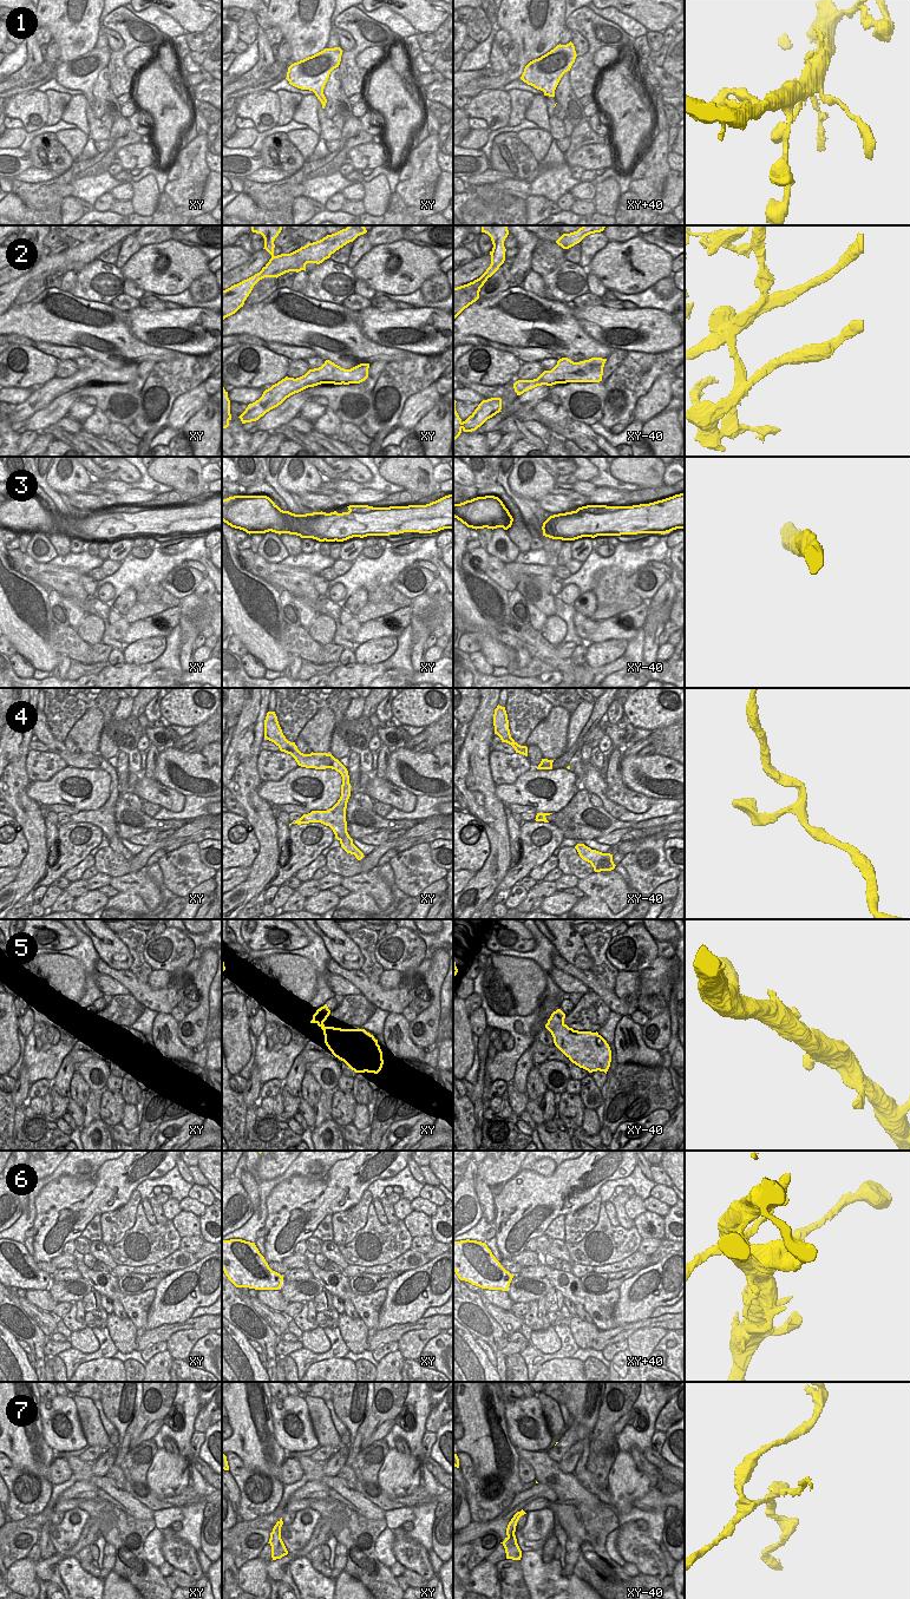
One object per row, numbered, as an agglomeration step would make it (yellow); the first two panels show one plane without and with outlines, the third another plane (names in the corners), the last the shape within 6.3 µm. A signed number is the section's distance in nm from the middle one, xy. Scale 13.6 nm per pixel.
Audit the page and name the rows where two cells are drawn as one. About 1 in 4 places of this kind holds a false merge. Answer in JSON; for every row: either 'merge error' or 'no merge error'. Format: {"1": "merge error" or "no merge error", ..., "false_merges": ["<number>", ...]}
{"1": "no merge error", "2": "merge error", "3": "no merge error", "4": "no merge error", "5": "no merge error", "6": "no merge error", "7": "merge error", "false_merges": ["2", "7"]}

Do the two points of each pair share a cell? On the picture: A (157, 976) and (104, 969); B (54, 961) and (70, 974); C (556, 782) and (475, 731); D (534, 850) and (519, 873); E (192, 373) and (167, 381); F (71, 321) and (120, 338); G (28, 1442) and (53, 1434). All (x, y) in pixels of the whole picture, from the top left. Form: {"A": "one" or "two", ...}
{"A": "two", "B": "one", "C": "two", "D": "one", "E": "one", "F": "one", "G": "two"}

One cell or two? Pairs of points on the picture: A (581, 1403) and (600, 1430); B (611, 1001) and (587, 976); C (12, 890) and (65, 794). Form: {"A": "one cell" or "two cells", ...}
{"A": "two cells", "B": "one cell", "C": "two cells"}

